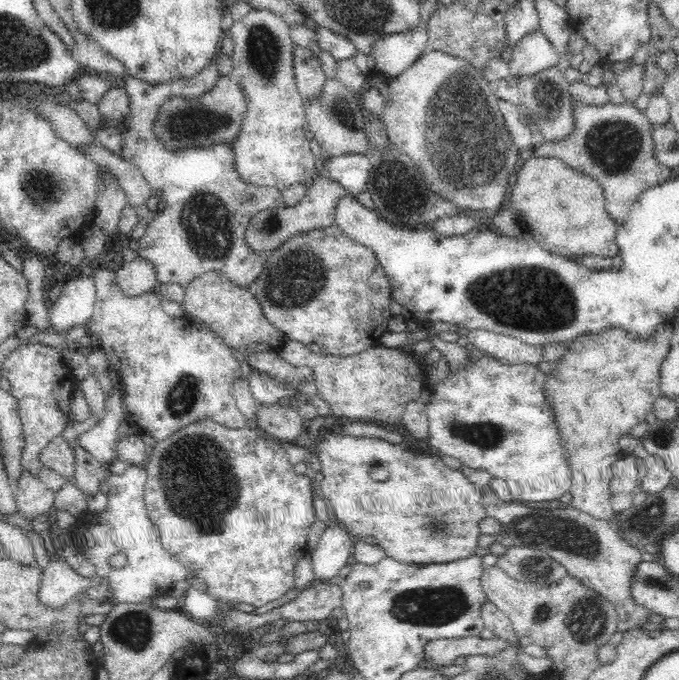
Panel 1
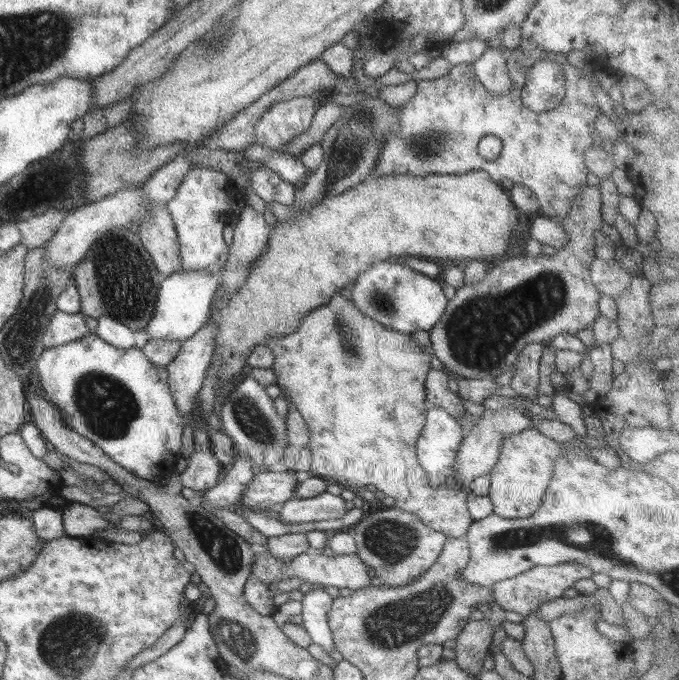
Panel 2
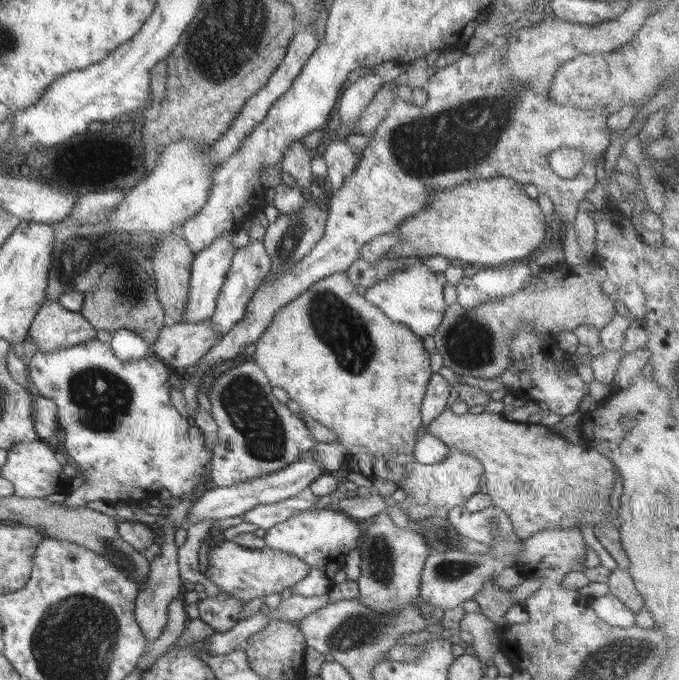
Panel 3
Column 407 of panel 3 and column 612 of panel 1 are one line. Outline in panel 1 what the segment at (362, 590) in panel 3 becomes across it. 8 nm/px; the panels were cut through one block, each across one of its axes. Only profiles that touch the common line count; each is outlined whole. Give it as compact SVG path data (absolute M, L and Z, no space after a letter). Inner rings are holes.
M484 494L482 505L486 517L500 522L501 532L508 534L514 546L538 549L541 554L554 558L566 567L568 574L577 578L584 586L607 598L619 614L620 622L618 621L617 626L620 632L642 630L648 624L652 610L632 601L630 591L634 572L642 562L643 551L624 540L624 537L609 526L609 521L594 518L574 507L556 504L544 509L530 508L530 505L514 500L504 502L494 494Z

